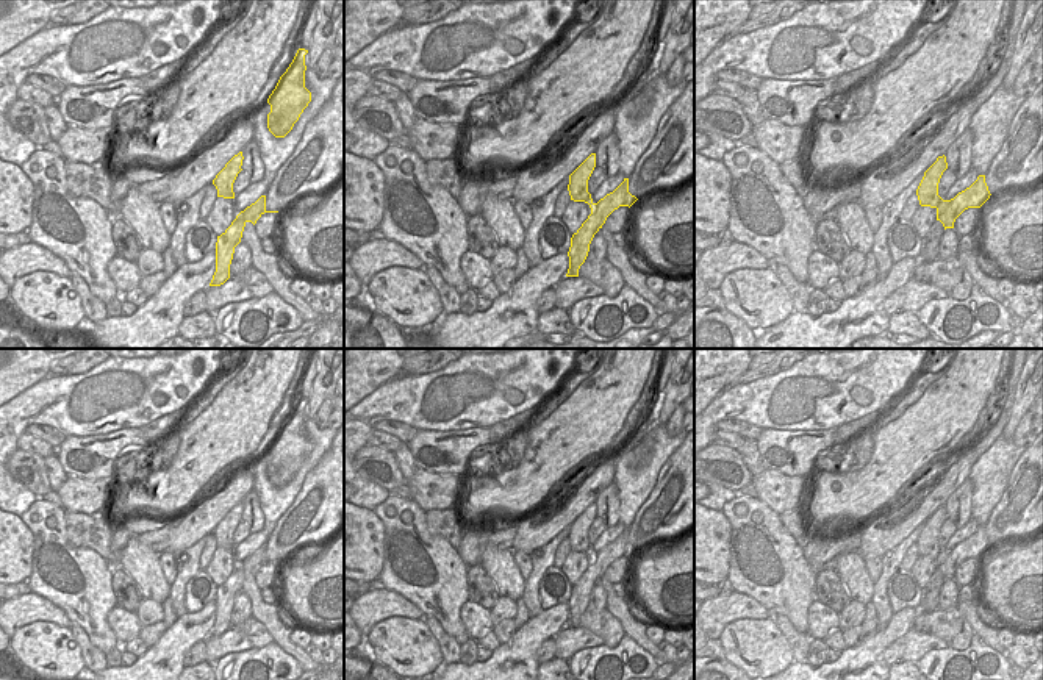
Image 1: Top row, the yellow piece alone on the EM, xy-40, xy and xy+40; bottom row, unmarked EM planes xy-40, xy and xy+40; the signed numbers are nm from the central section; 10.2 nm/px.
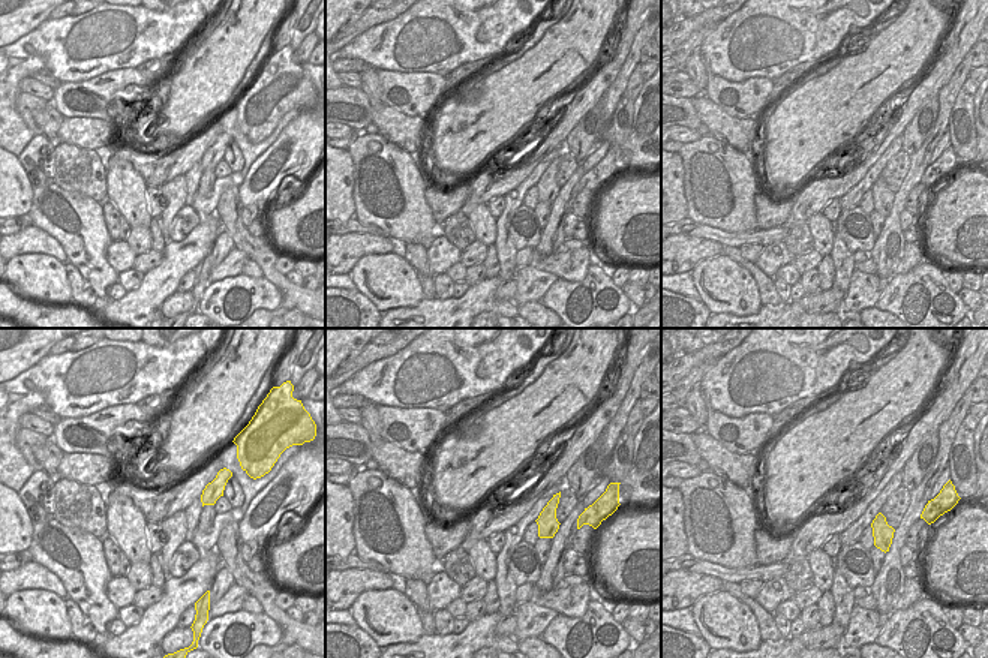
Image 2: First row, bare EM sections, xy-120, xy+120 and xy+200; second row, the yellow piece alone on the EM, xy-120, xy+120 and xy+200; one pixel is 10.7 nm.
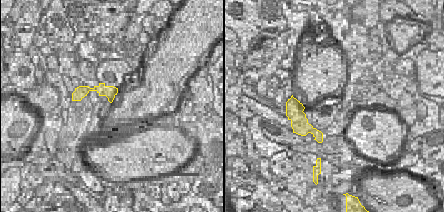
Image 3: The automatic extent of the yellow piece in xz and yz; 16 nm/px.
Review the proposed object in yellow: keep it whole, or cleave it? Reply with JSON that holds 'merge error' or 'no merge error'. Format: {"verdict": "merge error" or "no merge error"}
{"verdict": "merge error"}

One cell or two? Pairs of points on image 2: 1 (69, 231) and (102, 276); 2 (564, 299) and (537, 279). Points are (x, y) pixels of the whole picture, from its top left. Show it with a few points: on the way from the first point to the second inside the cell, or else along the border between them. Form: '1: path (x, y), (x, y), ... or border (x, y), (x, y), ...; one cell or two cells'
1: path (80, 242), (93, 266); one cell
2: border (558, 279), (540, 300); two cells

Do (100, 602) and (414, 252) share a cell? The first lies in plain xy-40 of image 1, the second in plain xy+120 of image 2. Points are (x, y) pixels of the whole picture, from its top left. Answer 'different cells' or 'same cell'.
different cells

